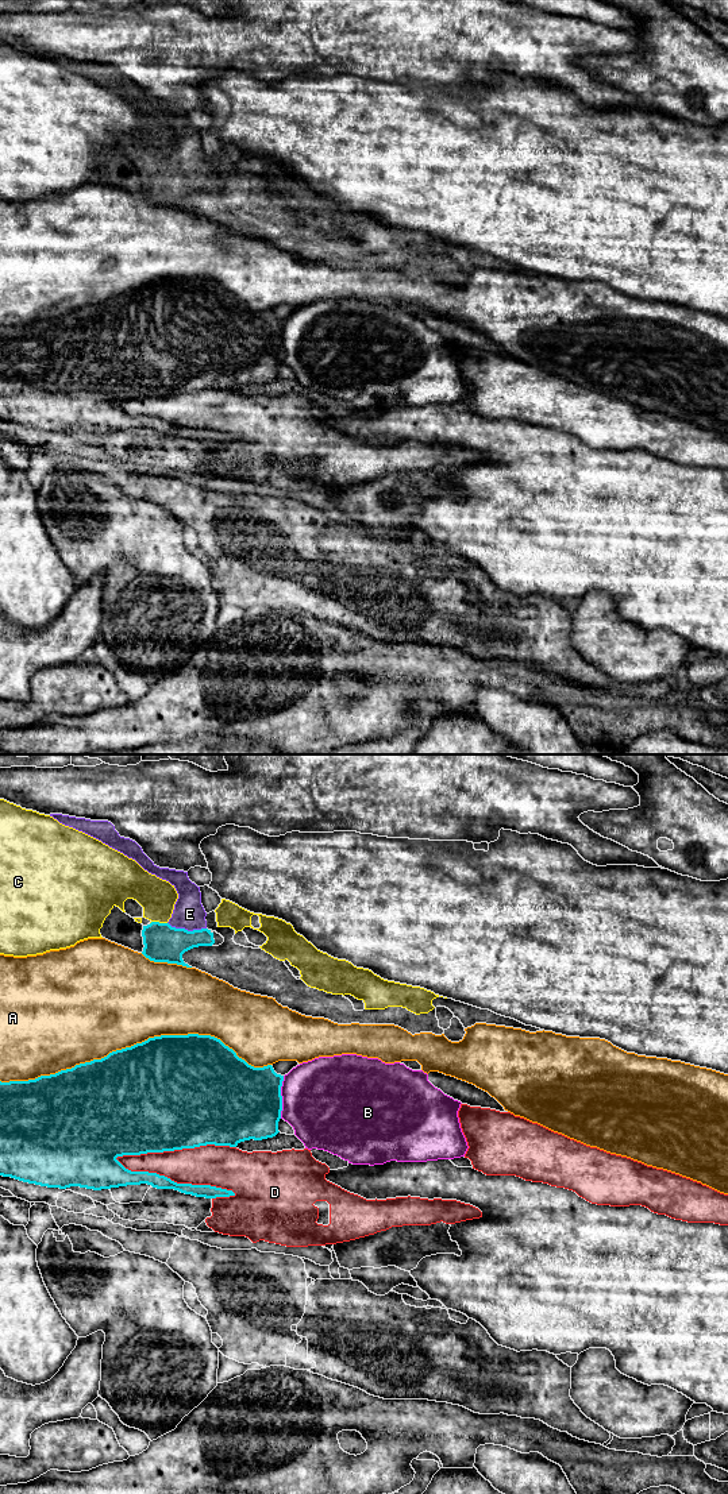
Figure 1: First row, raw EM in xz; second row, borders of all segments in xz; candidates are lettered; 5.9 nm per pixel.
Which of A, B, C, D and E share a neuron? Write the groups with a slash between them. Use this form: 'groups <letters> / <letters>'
groups A / B / C / D / E

